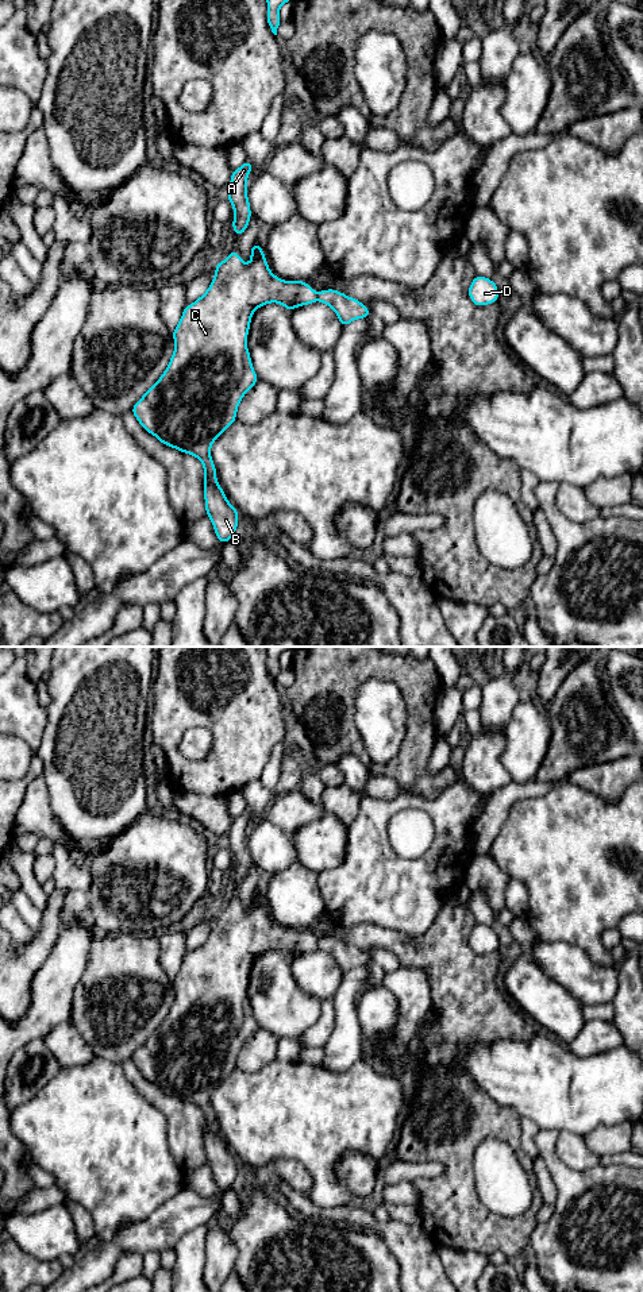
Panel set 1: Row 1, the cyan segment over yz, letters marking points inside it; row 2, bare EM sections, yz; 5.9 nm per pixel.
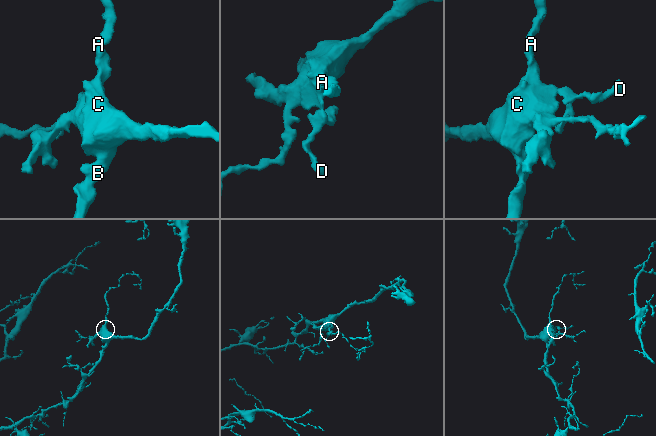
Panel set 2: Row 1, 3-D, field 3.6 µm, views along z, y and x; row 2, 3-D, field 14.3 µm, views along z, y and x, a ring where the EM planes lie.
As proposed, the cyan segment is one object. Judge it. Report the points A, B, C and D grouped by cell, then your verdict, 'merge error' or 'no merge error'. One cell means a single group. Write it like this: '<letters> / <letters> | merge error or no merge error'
A B C D | no merge error

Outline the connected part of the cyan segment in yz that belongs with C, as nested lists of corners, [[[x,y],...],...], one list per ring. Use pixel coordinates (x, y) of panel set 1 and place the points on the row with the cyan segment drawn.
[[[258,242],[253,244],[250,257],[251,262],[246,265],[238,251],[232,250],[226,261],[216,262],[209,288],[185,306],[181,320],[172,332],[176,348],[165,373],[131,409],[143,429],[162,444],[193,455],[203,463],[204,508],[219,543],[232,539],[238,529],[239,513],[216,482],[217,473],[211,458],[211,447],[236,420],[243,396],[258,381],[247,350],[253,312],[269,302],[277,302],[292,313],[296,306],[317,300],[334,309],[343,328],[357,319],[371,316],[365,304],[342,292],[326,289],[316,293],[305,281],[284,281],[276,277]]]

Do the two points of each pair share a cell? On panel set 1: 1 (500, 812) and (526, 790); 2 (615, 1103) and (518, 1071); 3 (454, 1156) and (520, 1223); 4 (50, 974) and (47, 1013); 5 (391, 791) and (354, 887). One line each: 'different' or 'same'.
1: same
2: same
3: same
4: same
5: different

